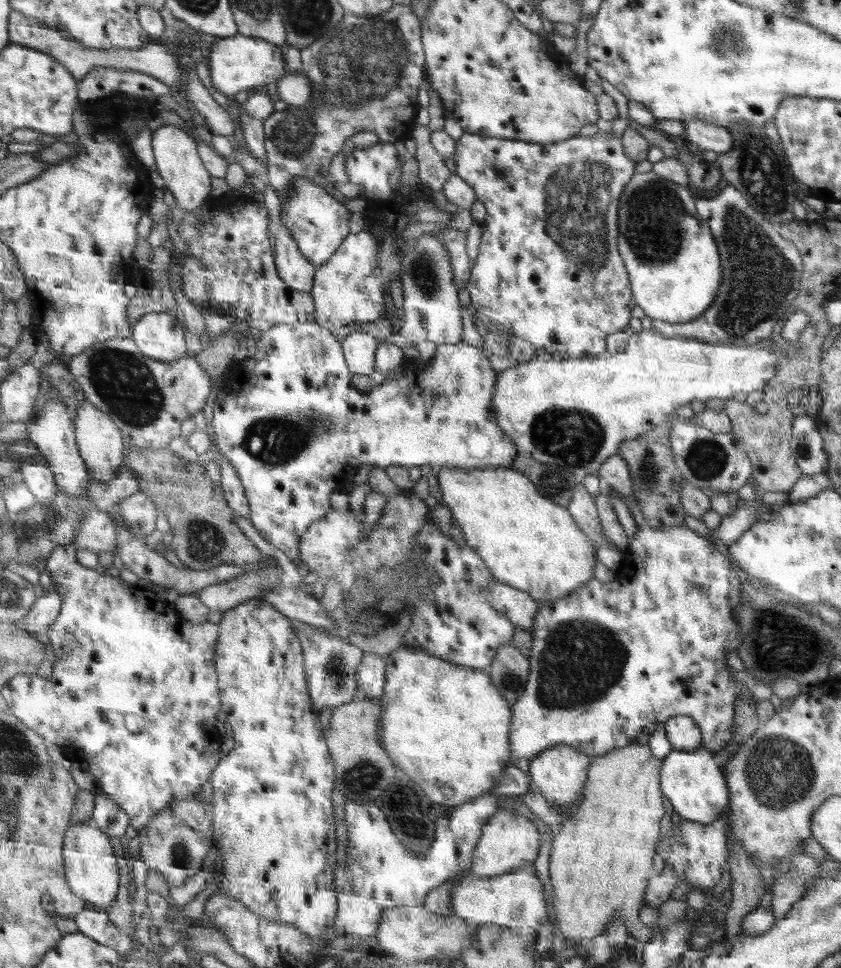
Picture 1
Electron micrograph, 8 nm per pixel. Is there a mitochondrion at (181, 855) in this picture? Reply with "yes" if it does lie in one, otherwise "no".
yes

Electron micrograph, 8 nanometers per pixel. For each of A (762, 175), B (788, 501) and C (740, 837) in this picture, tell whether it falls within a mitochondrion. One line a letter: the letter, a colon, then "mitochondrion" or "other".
A: mitochondrion
B: other
C: other

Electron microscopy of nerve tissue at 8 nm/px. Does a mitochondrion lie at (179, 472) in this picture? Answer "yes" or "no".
yes

